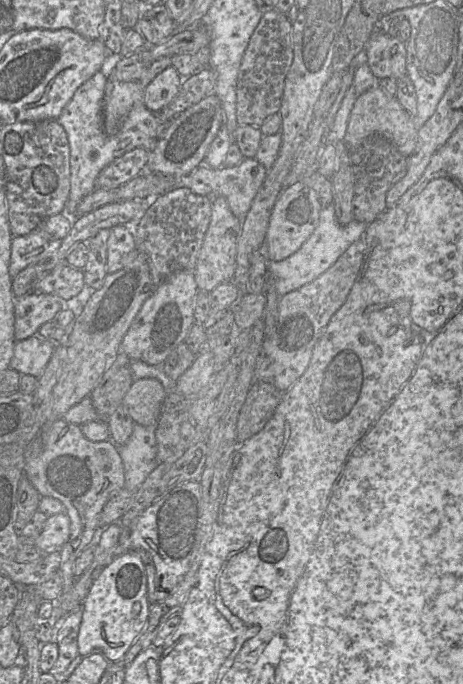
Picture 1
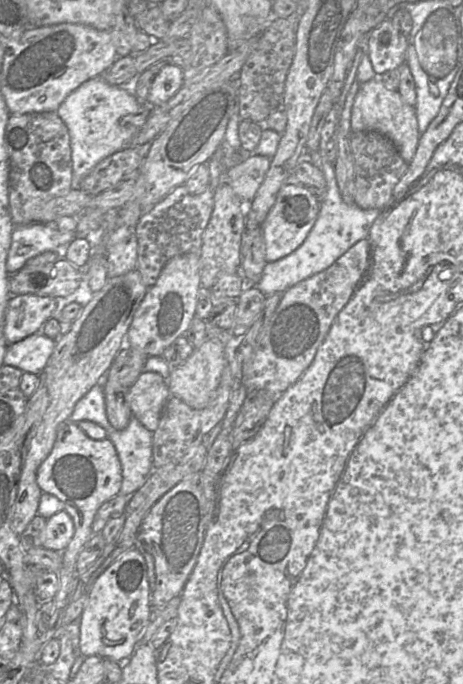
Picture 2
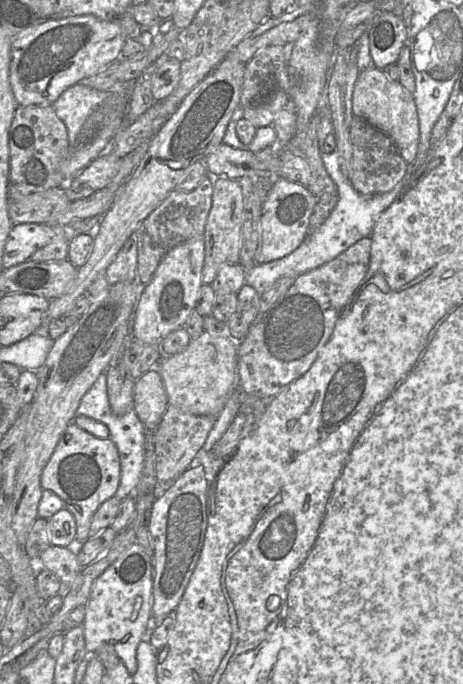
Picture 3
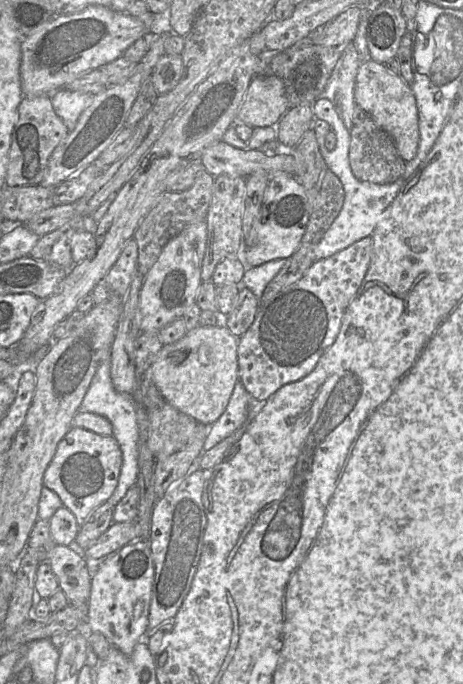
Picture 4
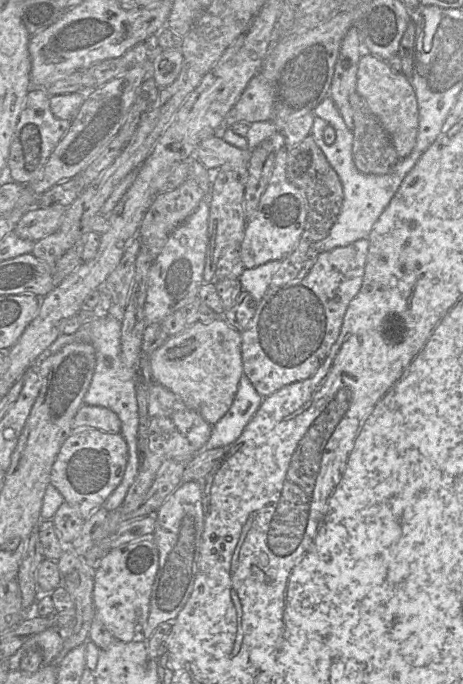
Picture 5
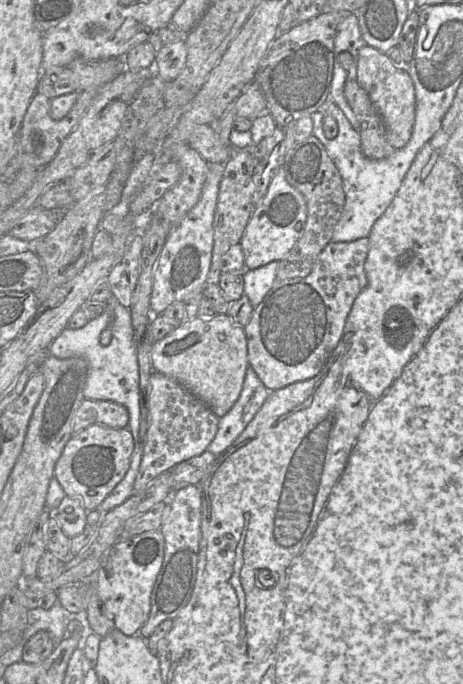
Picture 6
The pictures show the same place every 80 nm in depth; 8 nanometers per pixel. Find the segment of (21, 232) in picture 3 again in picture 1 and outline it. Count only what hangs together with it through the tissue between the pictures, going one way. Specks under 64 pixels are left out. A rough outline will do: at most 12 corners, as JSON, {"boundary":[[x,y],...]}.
{"boundary":[[38,228],[11,241],[9,274],[46,263],[62,240]]}

